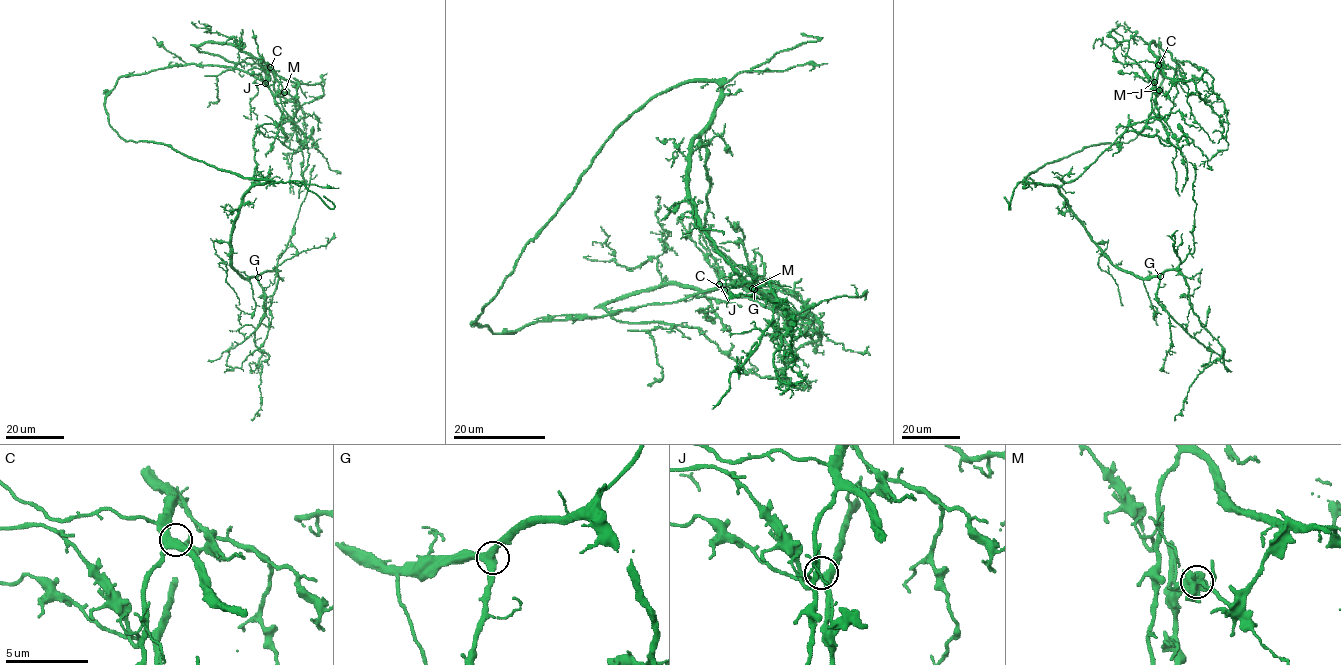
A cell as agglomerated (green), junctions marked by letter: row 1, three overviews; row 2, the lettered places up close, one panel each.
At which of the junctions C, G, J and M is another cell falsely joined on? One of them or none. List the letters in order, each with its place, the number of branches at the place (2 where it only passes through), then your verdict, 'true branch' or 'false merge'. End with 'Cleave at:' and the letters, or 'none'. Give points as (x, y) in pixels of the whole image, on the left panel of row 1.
C: (270, 67) | 3 | true branch
G: (258, 277) | 3 | true branch
J: (265, 83) | 3 | true branch
M: (284, 92) | 3 | false merge
Cleave at: M

